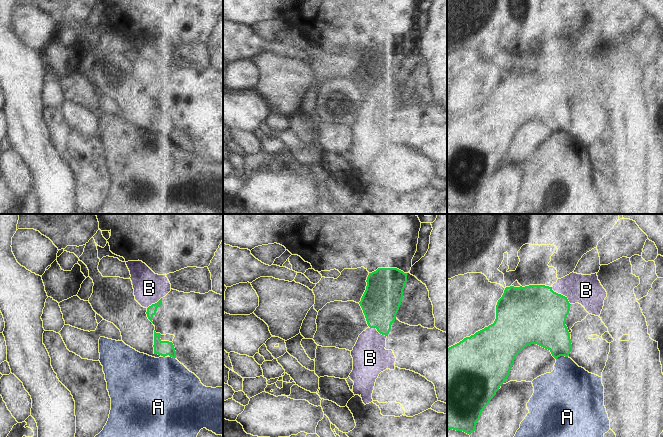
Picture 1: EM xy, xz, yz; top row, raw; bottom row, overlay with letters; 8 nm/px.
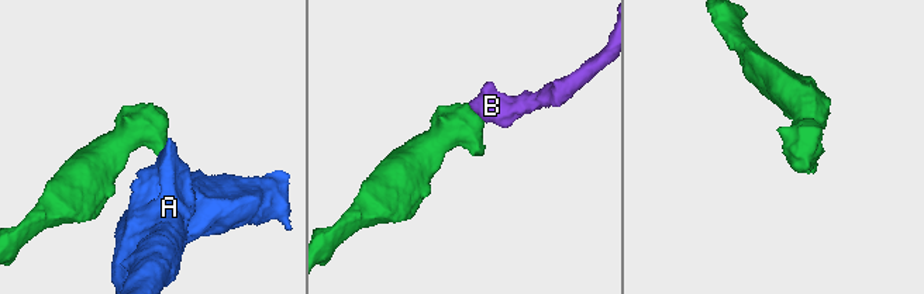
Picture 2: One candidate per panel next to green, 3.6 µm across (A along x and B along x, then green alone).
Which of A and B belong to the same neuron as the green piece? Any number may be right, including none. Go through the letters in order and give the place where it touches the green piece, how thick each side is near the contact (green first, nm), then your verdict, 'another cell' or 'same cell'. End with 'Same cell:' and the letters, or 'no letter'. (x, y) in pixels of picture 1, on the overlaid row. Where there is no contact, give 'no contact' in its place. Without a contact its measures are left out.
A: yz (561, 355) | 300/360 nm | another cell
B: yz (560, 294) | 460/240 nm | same cell
Same cell: B

